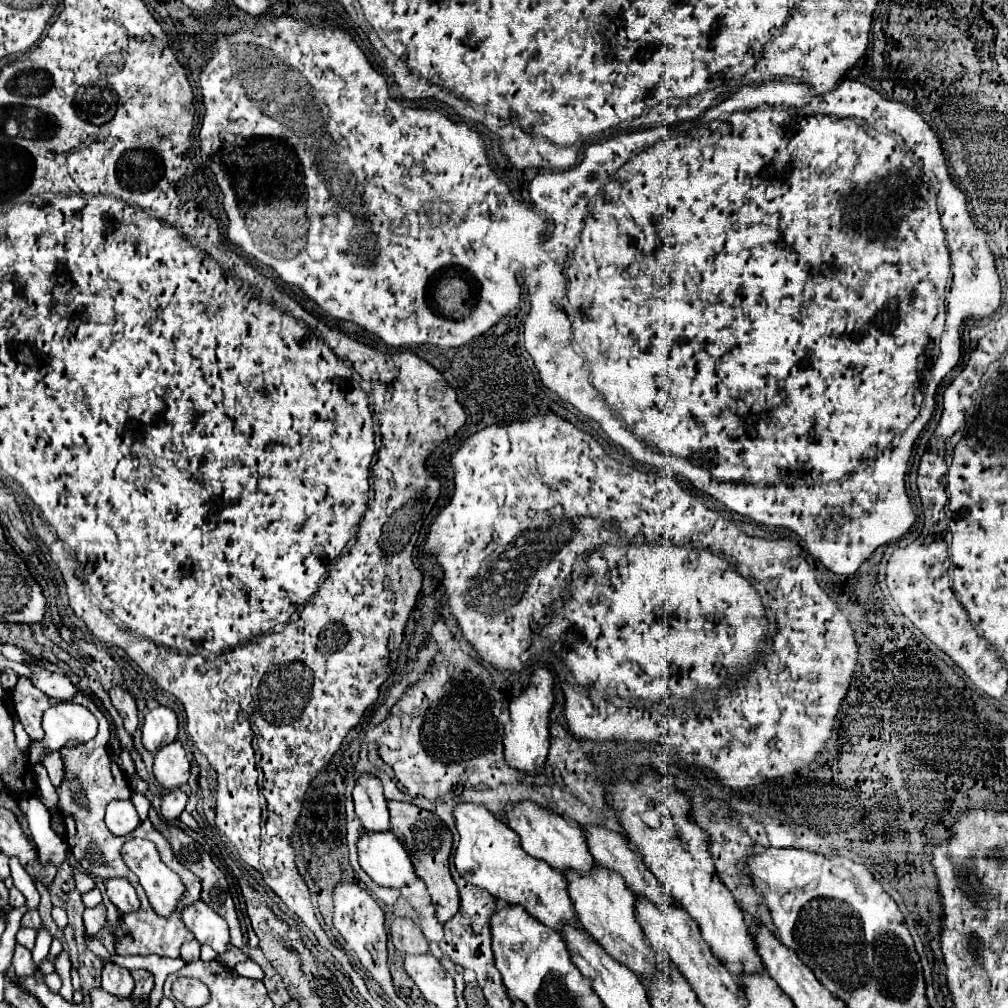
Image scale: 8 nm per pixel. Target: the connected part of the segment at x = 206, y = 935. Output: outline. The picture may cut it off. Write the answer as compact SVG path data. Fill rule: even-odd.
M198 901L183 909L182 921L189 931L192 931L195 939L200 943L212 945L216 953L226 951L228 945L228 923L204 901Z

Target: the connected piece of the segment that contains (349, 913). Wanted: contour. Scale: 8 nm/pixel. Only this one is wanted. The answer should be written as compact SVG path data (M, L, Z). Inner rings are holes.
M338 883L334 887L334 927L346 939L350 949L358 955L360 963L370 971L374 981L388 993L392 989L392 999L398 997L392 987L392 977L388 975L388 951L386 951L386 929L384 929L384 911L380 905L358 885L354 883Z

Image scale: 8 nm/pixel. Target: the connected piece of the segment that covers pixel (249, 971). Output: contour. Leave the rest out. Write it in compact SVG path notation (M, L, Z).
M252 959L238 963L238 965L234 967L234 971L236 971L236 973L240 973L240 975L246 975L246 977L256 977L256 979L262 979L262 977L264 977L264 973L262 973L260 965L258 965L258 963L254 963Z

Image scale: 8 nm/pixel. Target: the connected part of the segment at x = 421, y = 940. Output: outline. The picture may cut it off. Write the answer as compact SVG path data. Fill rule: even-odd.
M398 917L390 923L392 943L402 955L424 955L430 951L428 939L410 917Z

